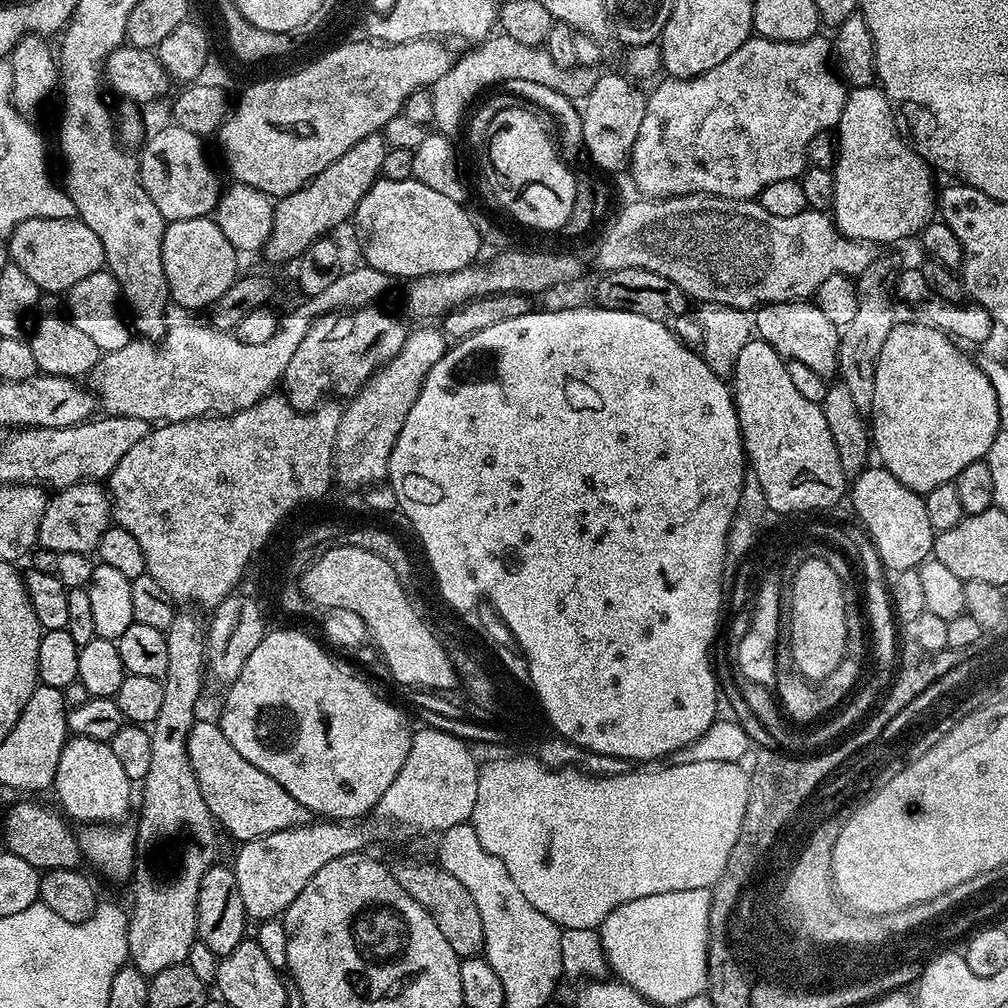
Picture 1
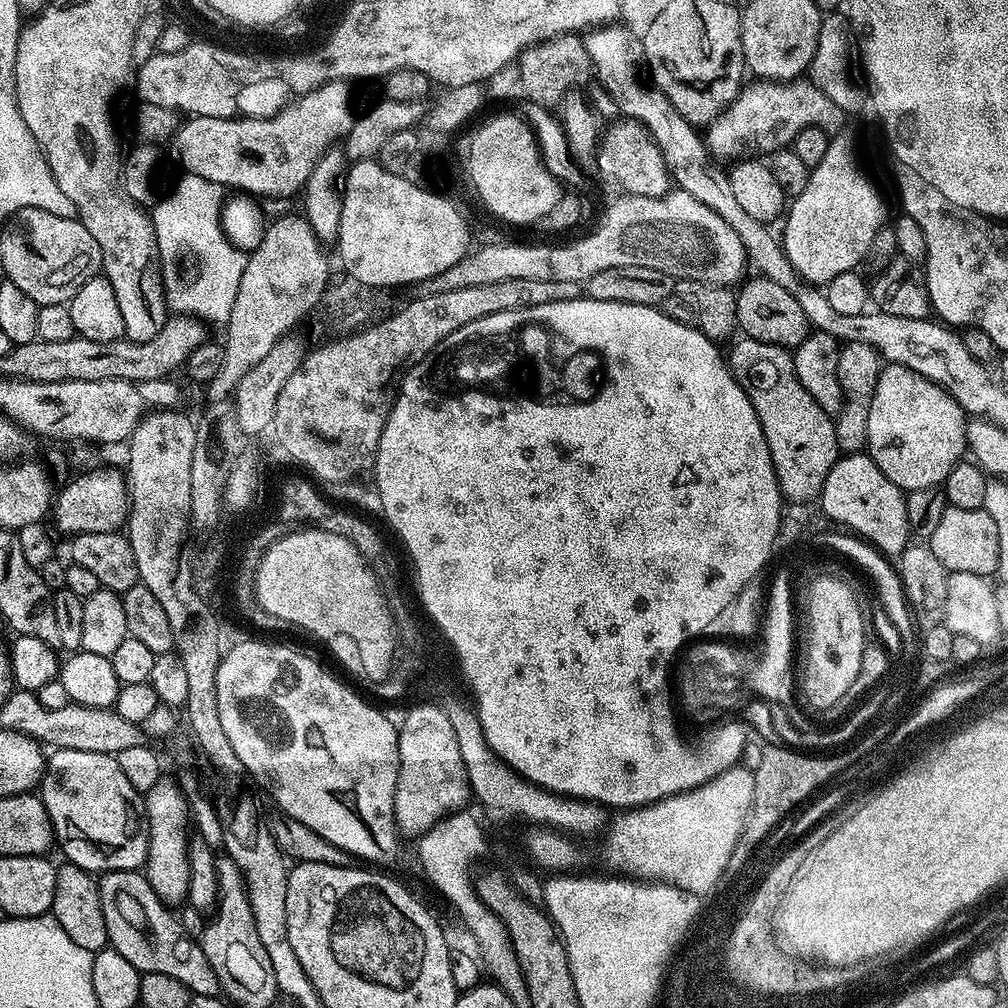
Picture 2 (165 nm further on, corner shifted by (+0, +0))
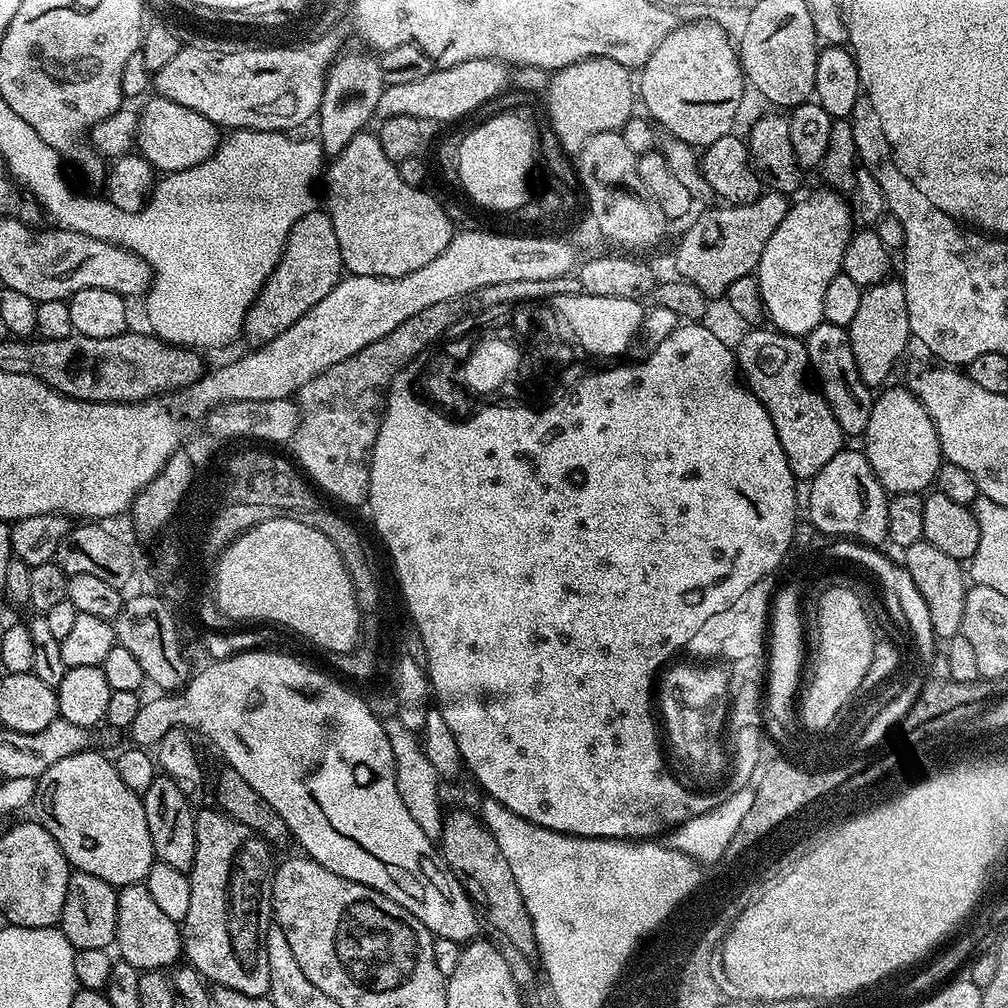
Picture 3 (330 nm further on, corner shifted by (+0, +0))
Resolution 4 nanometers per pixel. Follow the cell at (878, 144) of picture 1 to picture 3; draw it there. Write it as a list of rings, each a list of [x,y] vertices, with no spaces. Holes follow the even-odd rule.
[[[816,192],[805,200],[800,200],[789,207],[786,218],[770,234],[770,242],[766,242],[766,250],[762,250],[762,258],[755,270],[756,284],[760,287],[760,301],[763,313],[768,316],[767,323],[777,332],[788,336],[807,337],[820,324],[825,323],[822,314],[822,298],[826,298],[826,286],[844,266],[846,246],[854,231],[854,215],[849,201],[836,192]]]

